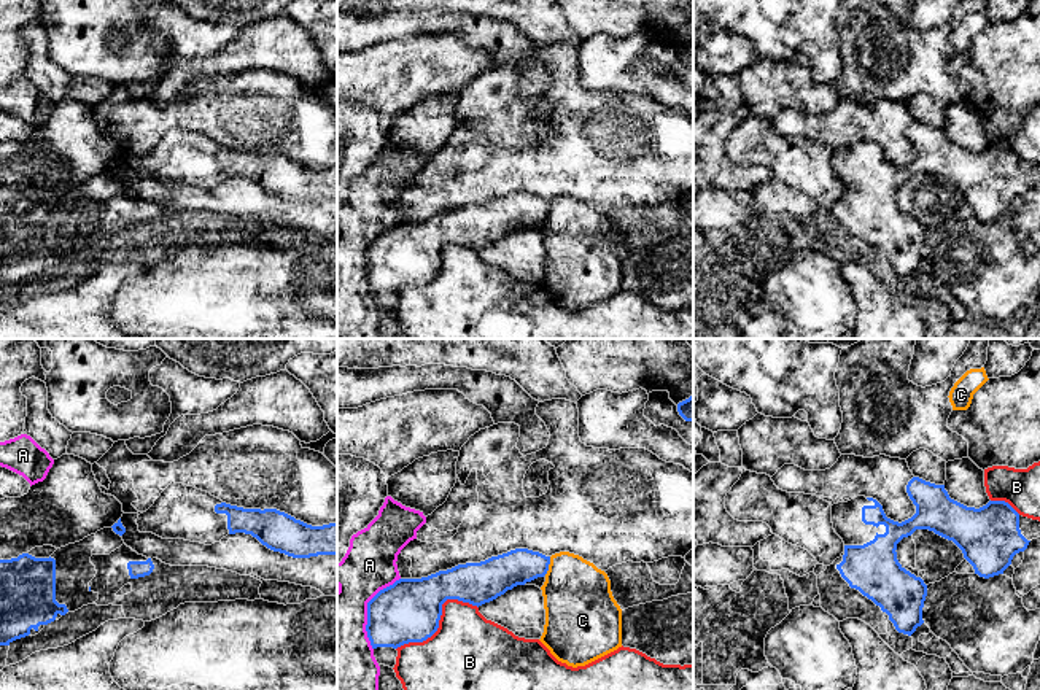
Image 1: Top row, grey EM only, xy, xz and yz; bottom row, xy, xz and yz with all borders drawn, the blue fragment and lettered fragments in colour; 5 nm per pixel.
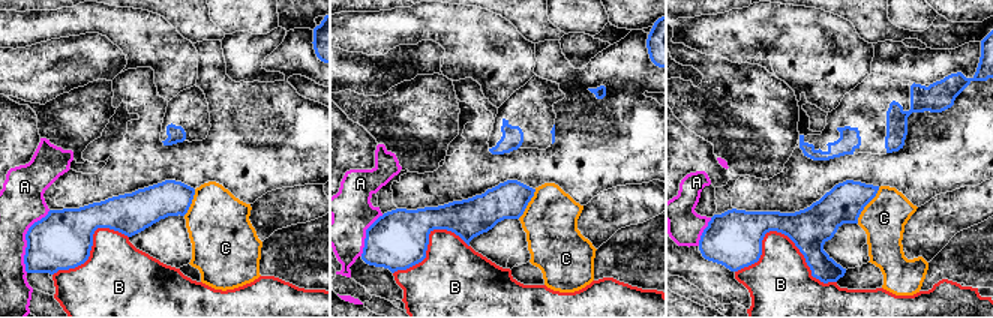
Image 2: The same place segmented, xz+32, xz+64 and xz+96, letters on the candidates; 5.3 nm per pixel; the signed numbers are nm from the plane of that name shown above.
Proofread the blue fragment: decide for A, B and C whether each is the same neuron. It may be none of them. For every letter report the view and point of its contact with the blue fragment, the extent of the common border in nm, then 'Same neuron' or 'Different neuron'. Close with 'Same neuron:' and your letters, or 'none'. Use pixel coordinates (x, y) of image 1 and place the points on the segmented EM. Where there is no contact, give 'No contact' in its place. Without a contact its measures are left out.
A: Touches blue at xz (368, 611). Shared border 400 nm. Different neuron
B: Touches blue at xz (439, 619). Shared border 460 nm. Different neuron
C: Touches blue at xz (547, 566). Shared border 100 nm. Different neuron
Same neuron: none

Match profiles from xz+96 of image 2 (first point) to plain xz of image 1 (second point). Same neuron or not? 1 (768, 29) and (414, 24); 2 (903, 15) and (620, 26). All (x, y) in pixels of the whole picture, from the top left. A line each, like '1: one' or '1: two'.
1: one
2: one

